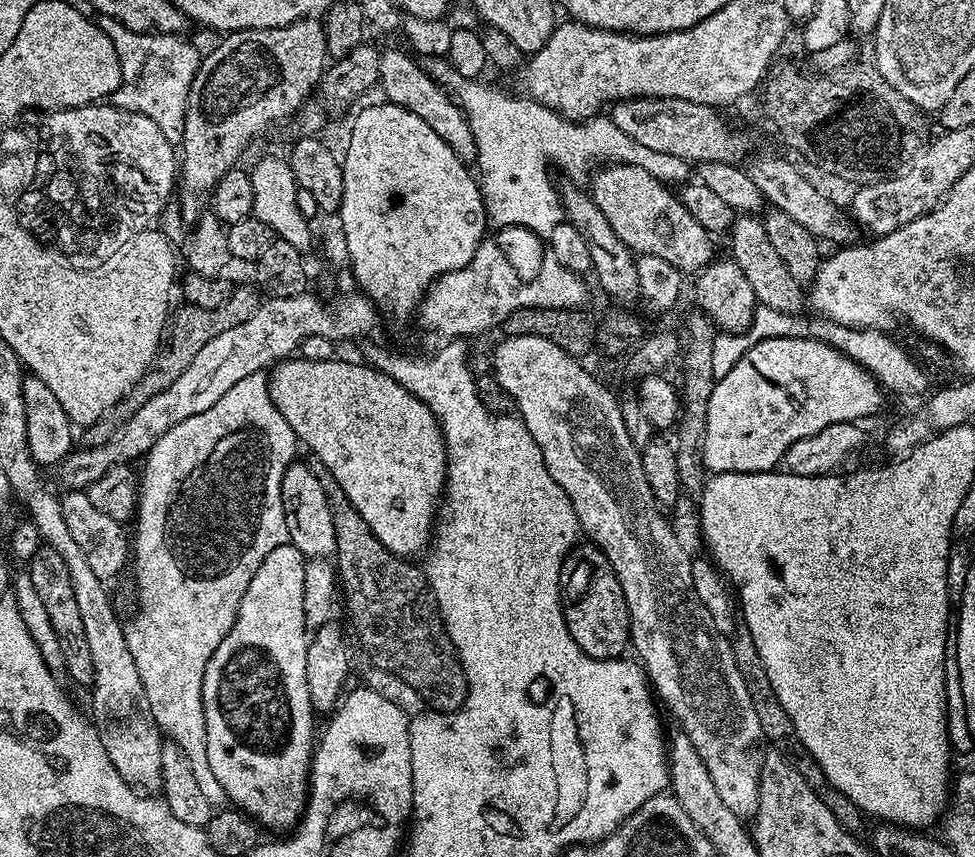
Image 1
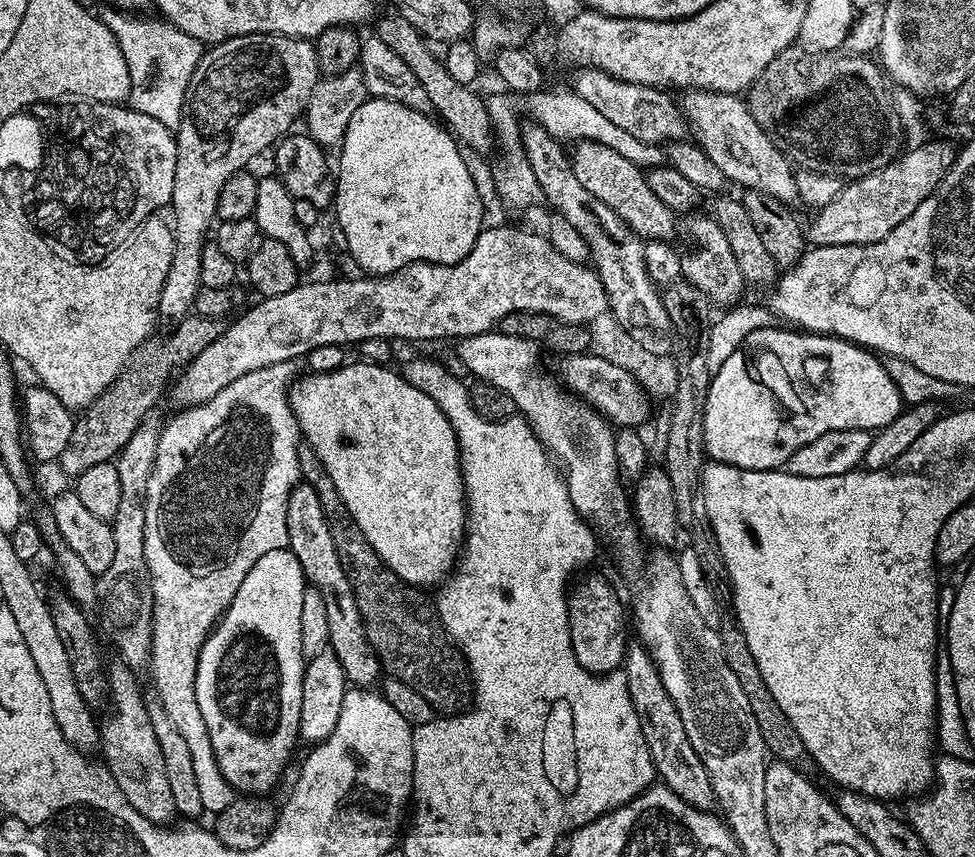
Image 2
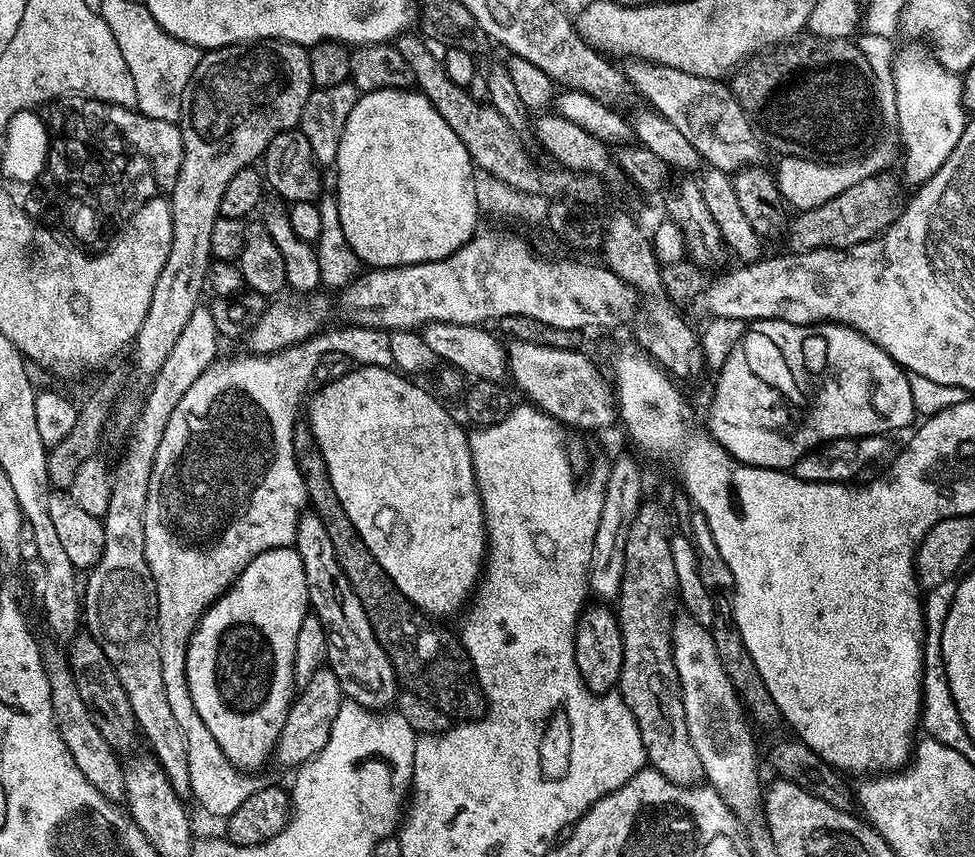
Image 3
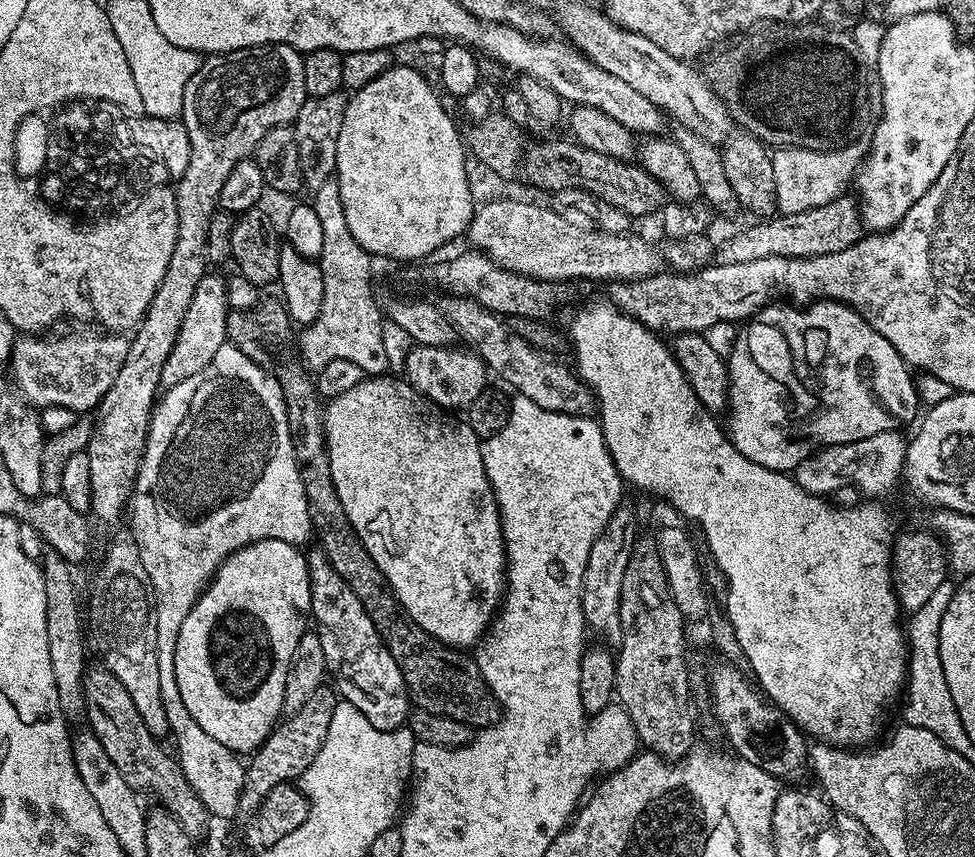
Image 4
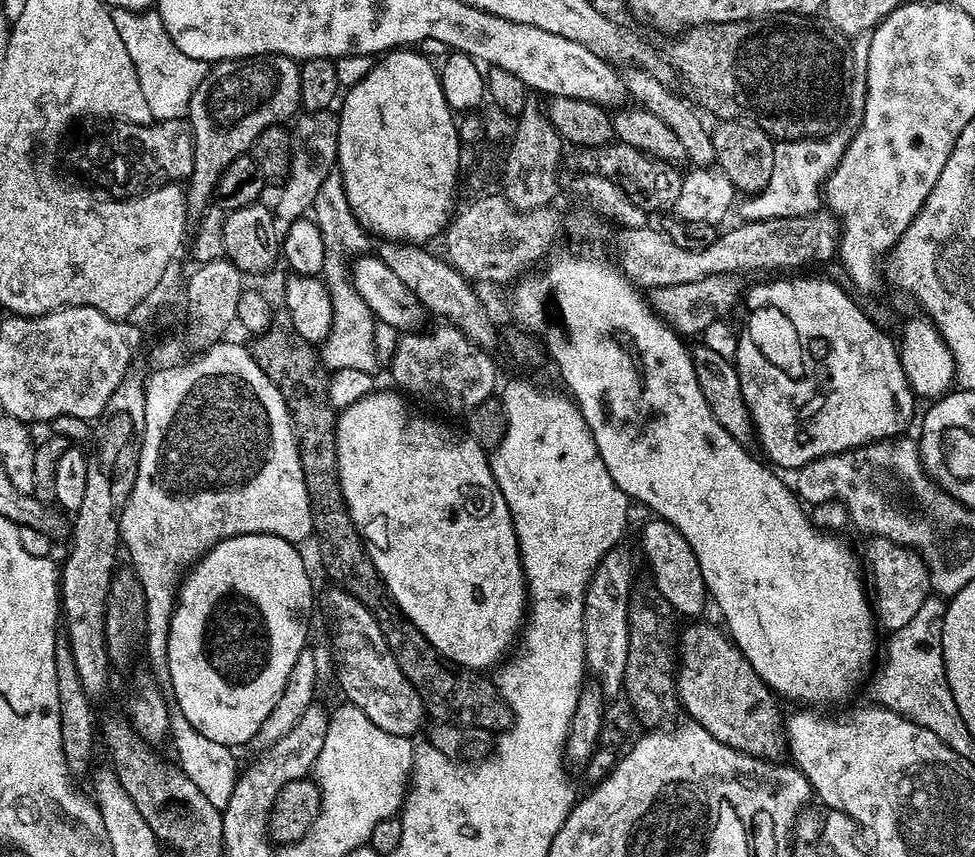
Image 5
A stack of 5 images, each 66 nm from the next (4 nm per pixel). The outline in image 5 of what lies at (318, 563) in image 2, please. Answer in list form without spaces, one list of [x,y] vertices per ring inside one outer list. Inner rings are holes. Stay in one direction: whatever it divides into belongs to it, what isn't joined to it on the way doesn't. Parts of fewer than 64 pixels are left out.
[[[332,586],[329,589],[324,596],[324,604],[328,607],[329,614],[332,615],[330,656],[334,661],[334,672],[336,668],[336,680],[340,683],[341,690],[344,691],[343,699],[353,704],[358,710],[362,710],[362,714],[366,714],[366,718],[370,718],[374,726],[386,730],[386,734],[415,737],[415,732],[423,726],[424,720],[426,721],[424,703],[422,698],[418,698],[414,686],[410,686],[406,674],[402,674],[398,662],[394,662],[394,654],[390,654],[386,646],[386,638],[378,622],[374,622],[374,614],[370,614],[370,610],[366,610],[366,606],[358,602],[358,598],[354,598],[343,588]]]

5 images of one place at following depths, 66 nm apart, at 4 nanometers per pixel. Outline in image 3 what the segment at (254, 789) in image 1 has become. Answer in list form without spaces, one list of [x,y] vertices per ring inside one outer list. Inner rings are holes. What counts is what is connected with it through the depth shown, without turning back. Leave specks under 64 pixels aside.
[[[295,547],[275,548],[258,554],[242,570],[231,588],[220,595],[196,621],[196,629],[188,640],[186,654],[186,678],[190,688],[190,698],[194,700],[194,710],[198,710],[202,722],[206,722],[210,734],[214,734],[214,742],[222,746],[222,754],[230,758],[235,768],[252,770],[248,768],[260,768],[267,760],[273,759],[280,731],[286,722],[286,714],[292,708],[294,699],[292,683],[294,662],[256,662],[260,664],[260,672],[252,672],[252,680],[248,680],[246,684],[246,688],[252,688],[252,720],[232,718],[232,716],[242,716],[244,680],[246,680],[248,666],[254,660],[256,642],[294,642],[309,612],[306,574],[302,570],[302,558],[298,558]]]

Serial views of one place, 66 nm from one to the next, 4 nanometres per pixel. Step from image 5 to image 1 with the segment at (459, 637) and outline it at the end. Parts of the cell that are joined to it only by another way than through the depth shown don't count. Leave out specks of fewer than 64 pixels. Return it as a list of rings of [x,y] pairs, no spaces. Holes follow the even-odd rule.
[[[289,358],[282,360],[271,369],[268,376],[268,393],[274,406],[278,406],[278,414],[282,414],[282,418],[286,418],[286,422],[290,422],[297,441],[303,447],[305,444],[312,451],[311,455],[315,459],[321,460],[326,466],[326,470],[330,470],[330,474],[334,474],[338,486],[342,486],[342,490],[346,494],[346,498],[350,498],[354,510],[358,510],[358,514],[362,514],[366,526],[370,526],[374,538],[378,538],[378,542],[382,542],[382,546],[386,546],[386,550],[390,550],[395,556],[401,558],[416,558],[412,556],[418,555],[423,548],[425,551],[429,547],[434,536],[434,525],[438,520],[438,505],[446,492],[448,451],[444,445],[444,431],[440,428],[432,411],[421,400],[414,398],[414,394],[410,394],[410,390],[403,388],[394,378],[374,370],[370,365],[363,362],[351,364],[350,361],[339,360],[339,358],[331,360]]]

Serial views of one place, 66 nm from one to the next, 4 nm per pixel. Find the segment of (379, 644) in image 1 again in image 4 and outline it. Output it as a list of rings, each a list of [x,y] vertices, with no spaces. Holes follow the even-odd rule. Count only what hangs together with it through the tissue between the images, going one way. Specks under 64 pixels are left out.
[[[300,362],[295,364],[280,364],[274,368],[274,375],[282,390],[282,398],[286,406],[286,422],[290,426],[290,442],[294,450],[296,465],[302,478],[302,486],[306,494],[306,506],[312,519],[312,530],[318,546],[323,549],[326,558],[330,558],[330,566],[342,574],[342,582],[354,590],[354,595],[358,597],[358,602],[362,602],[362,610],[370,614],[370,622],[374,622],[374,630],[382,638],[386,650],[398,662],[398,670],[402,670],[402,678],[408,687],[408,695],[411,703],[421,712],[438,714],[446,718],[454,718],[458,722],[468,724],[473,730],[481,728],[492,728],[502,715],[500,703],[494,698],[490,686],[486,686],[486,678],[482,678],[480,668],[476,665],[475,659],[467,651],[457,650],[449,644],[443,644],[441,640],[435,640],[422,626],[418,626],[411,618],[404,613],[398,598],[392,593],[392,588],[388,584],[387,578],[378,570],[374,558],[362,546],[350,518],[346,518],[346,510],[342,510],[342,502],[338,498],[338,490],[334,486],[334,474],[330,474],[330,454],[326,450],[324,441],[324,404],[319,392],[316,391],[316,381],[313,373]]]

